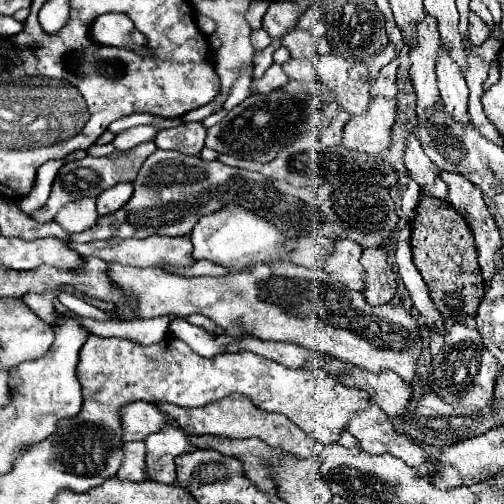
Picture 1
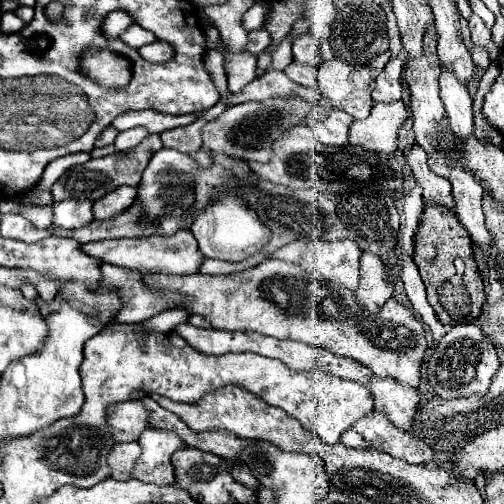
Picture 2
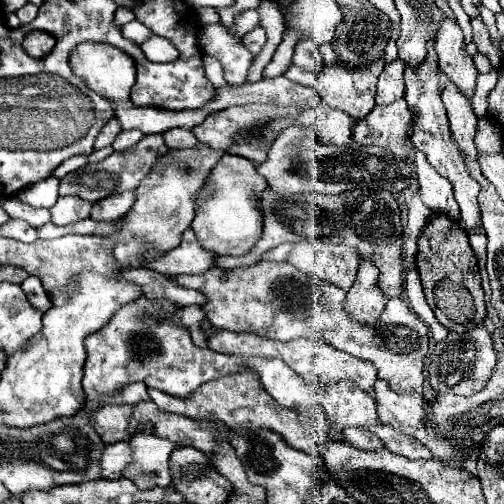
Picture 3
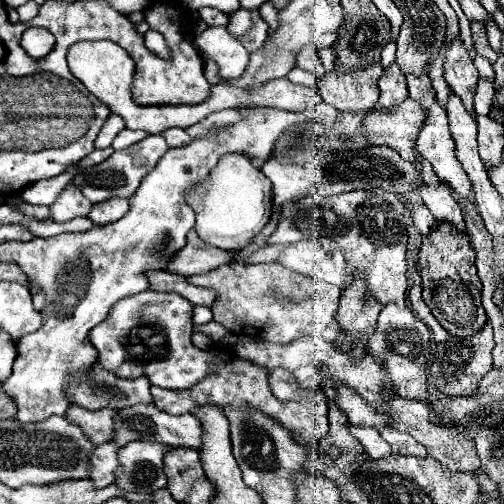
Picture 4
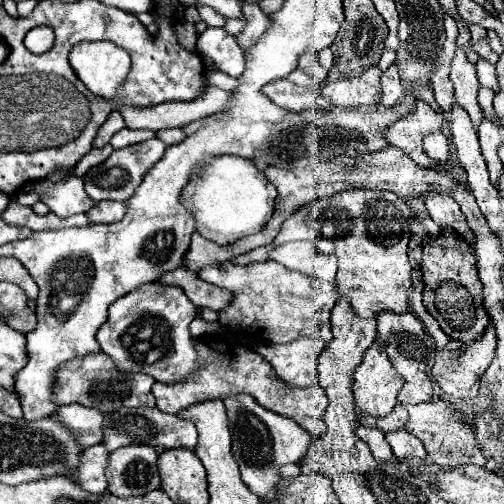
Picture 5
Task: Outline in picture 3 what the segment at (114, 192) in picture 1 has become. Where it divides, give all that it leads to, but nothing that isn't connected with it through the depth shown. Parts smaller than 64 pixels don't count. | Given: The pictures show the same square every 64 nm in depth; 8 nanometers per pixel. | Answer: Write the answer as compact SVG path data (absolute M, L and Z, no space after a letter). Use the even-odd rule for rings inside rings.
M122 192L116 196L106 196L104 200L92 204L92 220L116 220L130 212L136 192Z

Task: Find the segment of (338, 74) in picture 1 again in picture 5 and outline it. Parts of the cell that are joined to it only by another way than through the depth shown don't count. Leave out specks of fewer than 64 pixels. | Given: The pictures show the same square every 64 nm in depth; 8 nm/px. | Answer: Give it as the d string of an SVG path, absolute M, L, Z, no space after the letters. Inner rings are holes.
M368 68L368 72L362 72L360 76L344 76L336 80L324 80L322 94L328 98L334 106L372 106L380 102L382 88L380 88L380 68Z

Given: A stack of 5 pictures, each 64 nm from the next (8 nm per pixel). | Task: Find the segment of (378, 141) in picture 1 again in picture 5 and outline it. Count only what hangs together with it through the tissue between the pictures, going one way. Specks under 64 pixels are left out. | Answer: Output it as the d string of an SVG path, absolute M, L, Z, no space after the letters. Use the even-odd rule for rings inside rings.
M418 100L414 104L414 110L408 112L408 116L402 116L384 130L384 140L388 140L390 146L402 148L402 152L408 154L416 164L430 168L434 166L434 160L424 154L422 138L428 132L440 130L442 124L444 124L444 116L440 116L428 104Z

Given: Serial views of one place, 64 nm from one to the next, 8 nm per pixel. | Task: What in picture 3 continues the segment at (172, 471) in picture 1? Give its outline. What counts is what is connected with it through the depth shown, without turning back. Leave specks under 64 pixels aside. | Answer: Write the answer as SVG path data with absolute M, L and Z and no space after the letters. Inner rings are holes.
M138 432L130 438L130 446L134 448L132 464L122 472L128 480L132 480L138 488L154 488L154 486L170 486L170 454L176 448L174 442Z

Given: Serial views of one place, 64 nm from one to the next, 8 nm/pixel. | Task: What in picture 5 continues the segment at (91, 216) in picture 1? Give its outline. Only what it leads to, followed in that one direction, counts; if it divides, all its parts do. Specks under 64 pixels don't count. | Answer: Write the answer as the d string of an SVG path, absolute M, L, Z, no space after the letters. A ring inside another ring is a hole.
M68 178L60 184L56 184L48 198L42 200L58 218L68 218L74 214L88 212L94 202L84 192L84 180L82 178Z

